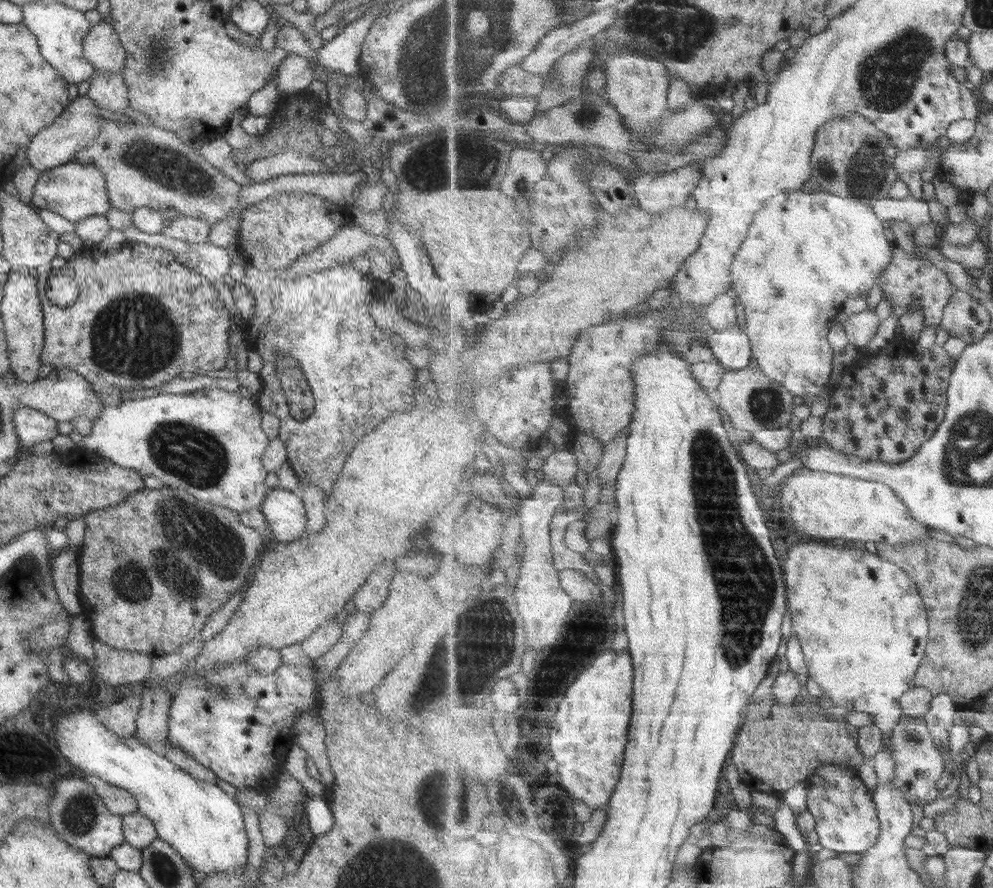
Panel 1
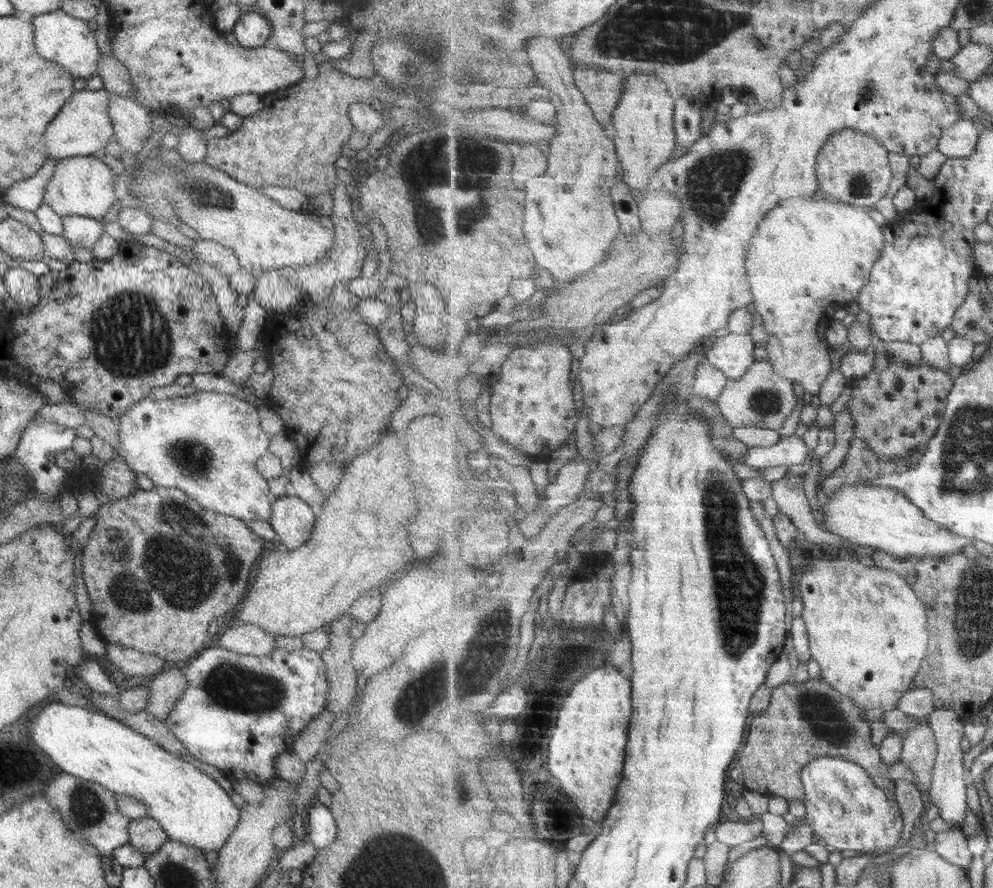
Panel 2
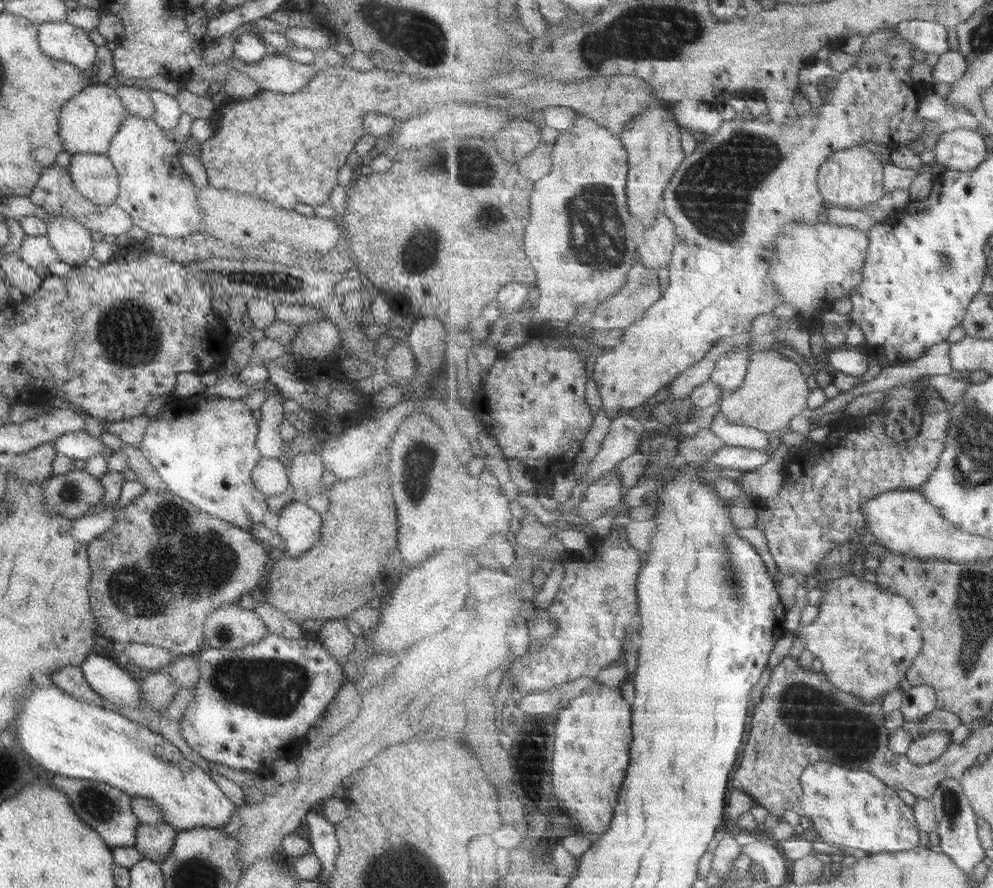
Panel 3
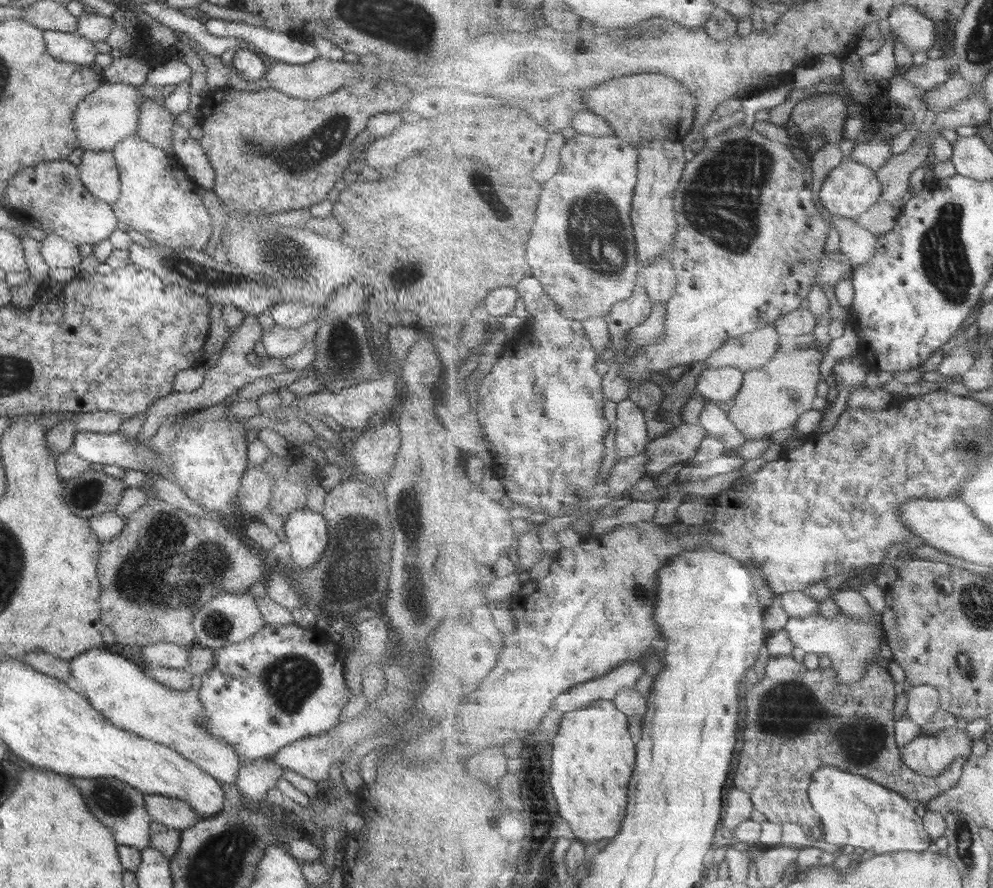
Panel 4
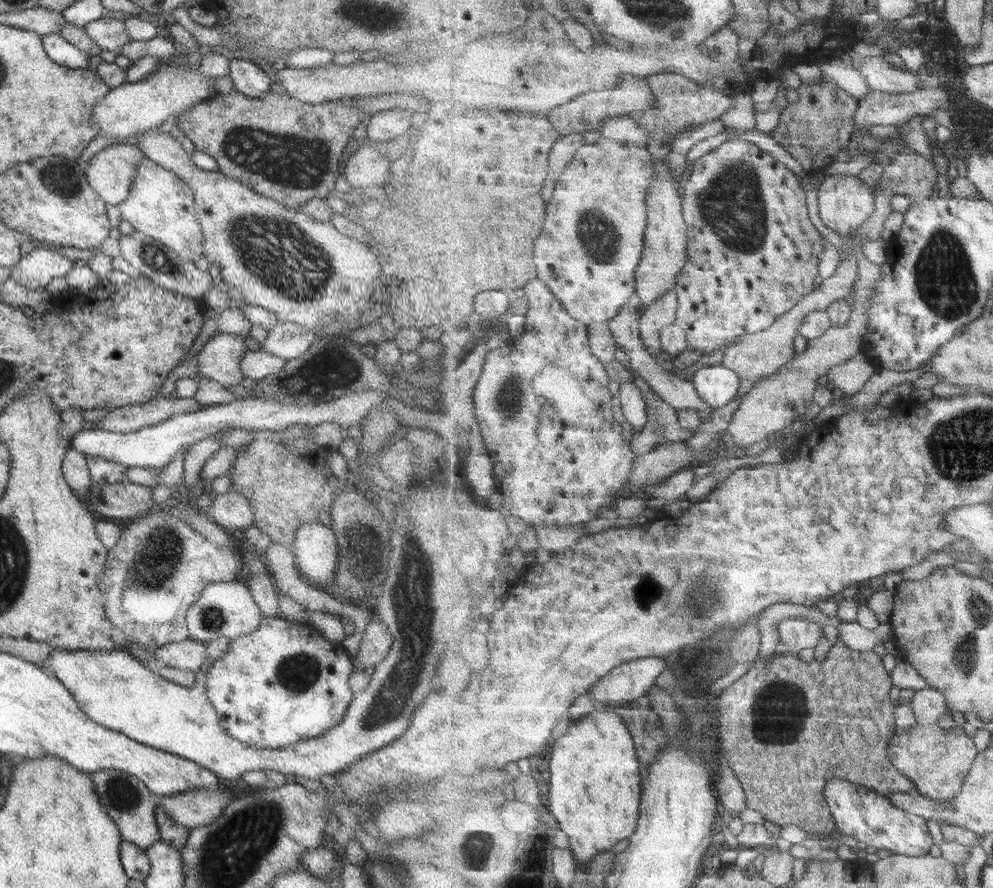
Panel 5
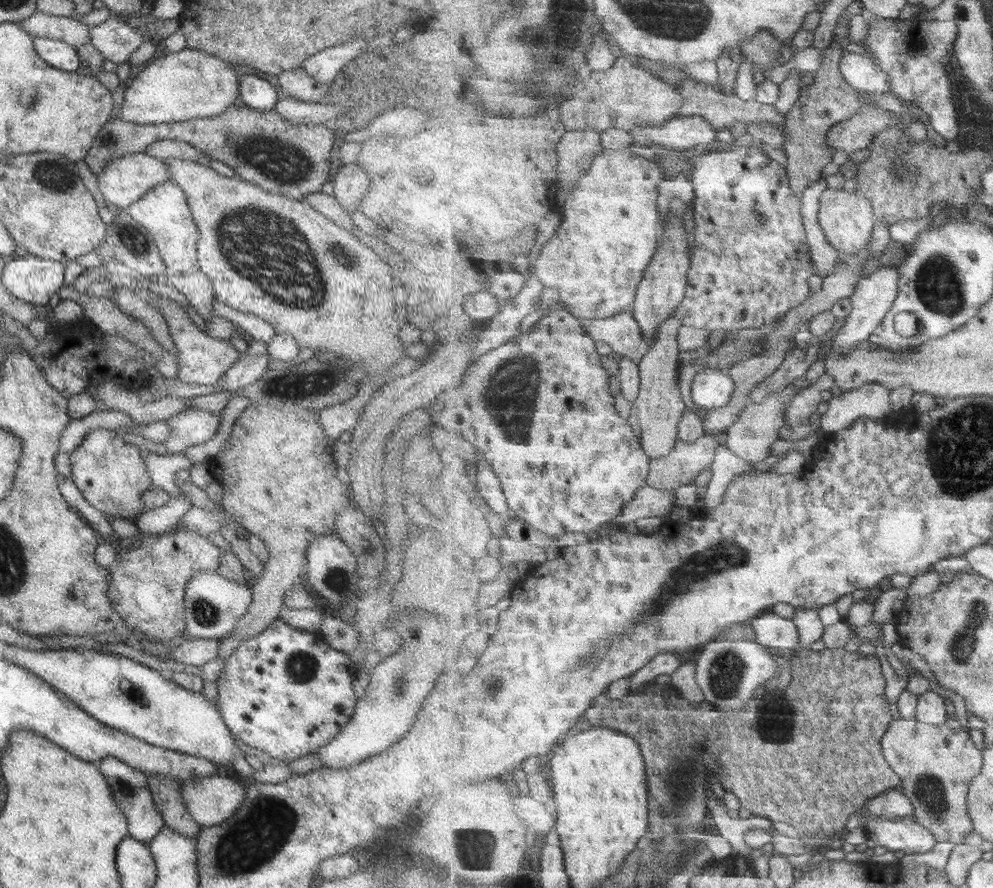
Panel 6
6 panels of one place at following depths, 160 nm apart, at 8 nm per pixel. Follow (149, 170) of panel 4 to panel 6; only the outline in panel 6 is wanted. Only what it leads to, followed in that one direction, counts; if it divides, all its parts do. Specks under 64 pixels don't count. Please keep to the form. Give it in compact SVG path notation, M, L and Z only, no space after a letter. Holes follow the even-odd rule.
M170 179L154 186L146 192L137 202L126 208L129 216L138 224L148 230L148 233L157 243L160 261L163 263L165 276L189 274L197 272L196 242L198 230L192 221L186 198L181 189Z

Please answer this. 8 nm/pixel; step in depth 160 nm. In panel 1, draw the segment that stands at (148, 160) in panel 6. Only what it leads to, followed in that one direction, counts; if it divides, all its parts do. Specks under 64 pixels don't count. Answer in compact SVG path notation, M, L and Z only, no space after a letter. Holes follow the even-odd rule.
M73 161L41 172L29 203L53 211L73 224L88 216L104 215L110 207L103 173L94 166L81 166Z

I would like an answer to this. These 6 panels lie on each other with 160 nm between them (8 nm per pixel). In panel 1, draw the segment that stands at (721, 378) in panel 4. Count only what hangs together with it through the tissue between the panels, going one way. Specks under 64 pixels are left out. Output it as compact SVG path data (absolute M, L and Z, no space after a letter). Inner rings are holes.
M740 324L727 330L715 330L709 336L708 345L717 362L727 370L739 370L752 364L751 340Z

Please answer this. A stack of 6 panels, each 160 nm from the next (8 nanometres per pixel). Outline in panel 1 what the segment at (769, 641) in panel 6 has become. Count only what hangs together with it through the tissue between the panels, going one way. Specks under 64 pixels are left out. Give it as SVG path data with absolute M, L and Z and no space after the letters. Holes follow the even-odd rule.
M799 542L787 552L785 562L785 582L789 586L789 610L792 612L792 627L795 636L801 641L806 661L808 662L811 678L817 682L823 690L824 697L830 704L850 708L851 711L866 712L873 716L875 723L881 730L883 739L890 738L895 726L900 724L904 715L901 706L901 697L913 687L914 678L920 669L927 653L928 640L930 635L930 624L928 621L928 610L924 598L913 579L897 563L881 557L879 554L871 554L867 550L857 550L854 546L839 548L828 546L825 543L813 544L813 542Z

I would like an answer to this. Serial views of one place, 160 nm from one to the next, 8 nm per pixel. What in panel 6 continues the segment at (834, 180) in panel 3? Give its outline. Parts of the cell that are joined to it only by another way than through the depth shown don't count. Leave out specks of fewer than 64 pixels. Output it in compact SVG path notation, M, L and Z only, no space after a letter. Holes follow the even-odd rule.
M831 183L823 191L820 203L819 222L826 235L826 240L841 252L841 256L847 257L866 247L871 240L873 226L878 222L872 202L866 196L861 196L856 192L847 192Z

